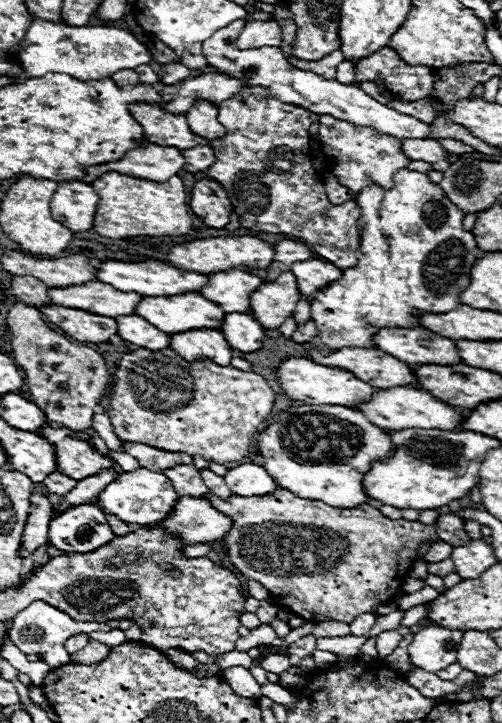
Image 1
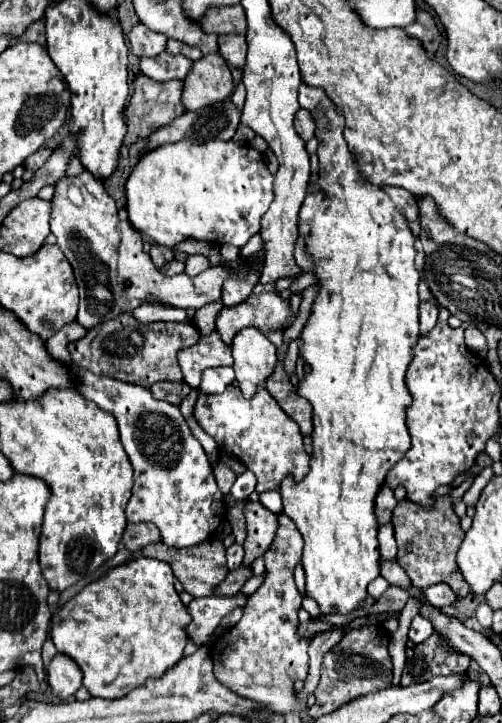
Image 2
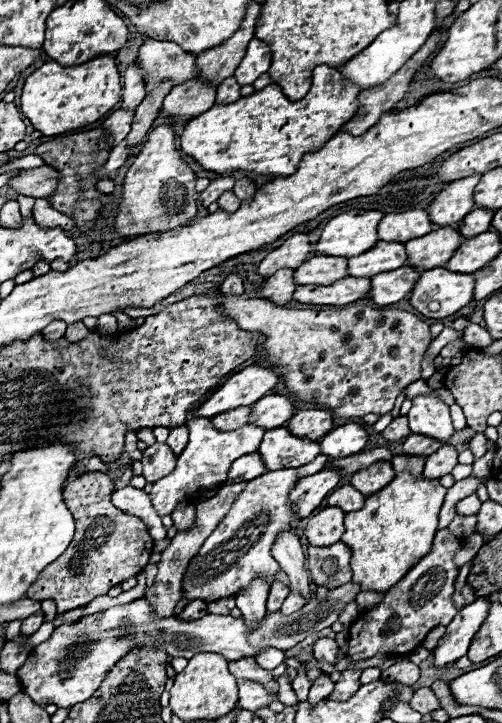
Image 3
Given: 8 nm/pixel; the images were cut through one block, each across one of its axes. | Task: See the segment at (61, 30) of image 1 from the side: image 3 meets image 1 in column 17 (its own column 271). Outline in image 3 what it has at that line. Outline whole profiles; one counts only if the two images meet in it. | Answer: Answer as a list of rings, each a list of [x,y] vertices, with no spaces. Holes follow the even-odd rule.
[[[252,38],[246,50],[246,56],[242,58],[234,76],[240,86],[248,86],[248,84],[254,84],[262,74],[266,74],[270,64],[272,64],[270,46],[258,38]]]

